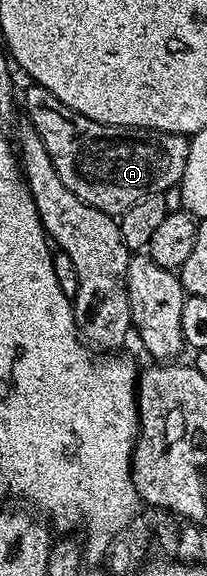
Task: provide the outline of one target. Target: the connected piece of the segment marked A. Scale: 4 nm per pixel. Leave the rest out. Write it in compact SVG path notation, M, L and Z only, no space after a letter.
M30 83L23 100L23 112L33 129L43 138L43 146L47 146L47 154L51 154L51 162L55 162L55 170L59 178L63 178L63 186L75 194L83 202L95 206L95 210L103 210L108 216L117 218L133 203L148 196L160 196L169 188L180 185L183 170L187 166L189 140L176 136L173 132L154 132L147 128L120 128L103 122L95 122L75 110L71 106L63 106L55 94L51 94L43 86Z

